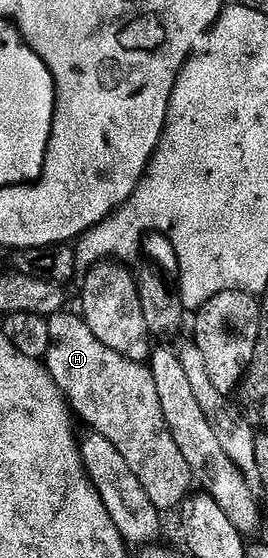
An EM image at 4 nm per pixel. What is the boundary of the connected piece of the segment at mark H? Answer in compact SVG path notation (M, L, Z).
M61 312L50 316L51 346L44 359L44 365L54 377L54 382L62 391L69 409L75 415L83 418L89 429L102 433L112 443L117 451L128 462L135 472L144 491L151 497L152 504L161 512L174 510L186 498L190 490L190 473L192 467L184 460L180 448L176 448L176 440L172 440L172 432L164 420L164 412L160 408L160 396L156 392L156 380L152 380L149 365L126 359L120 352L105 347L92 334L88 324L77 313Z

